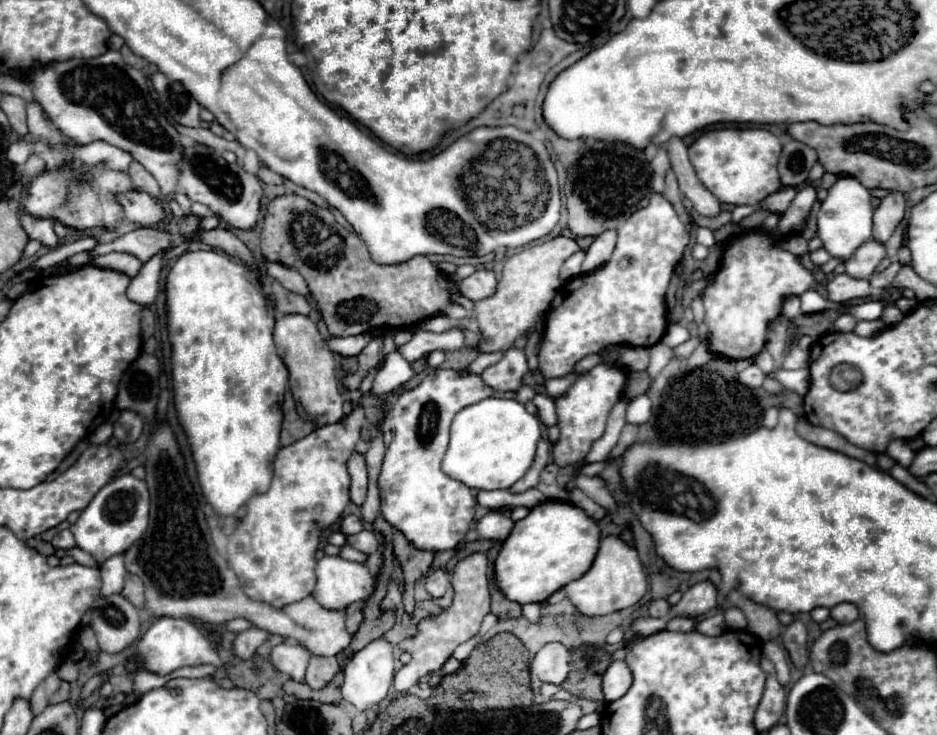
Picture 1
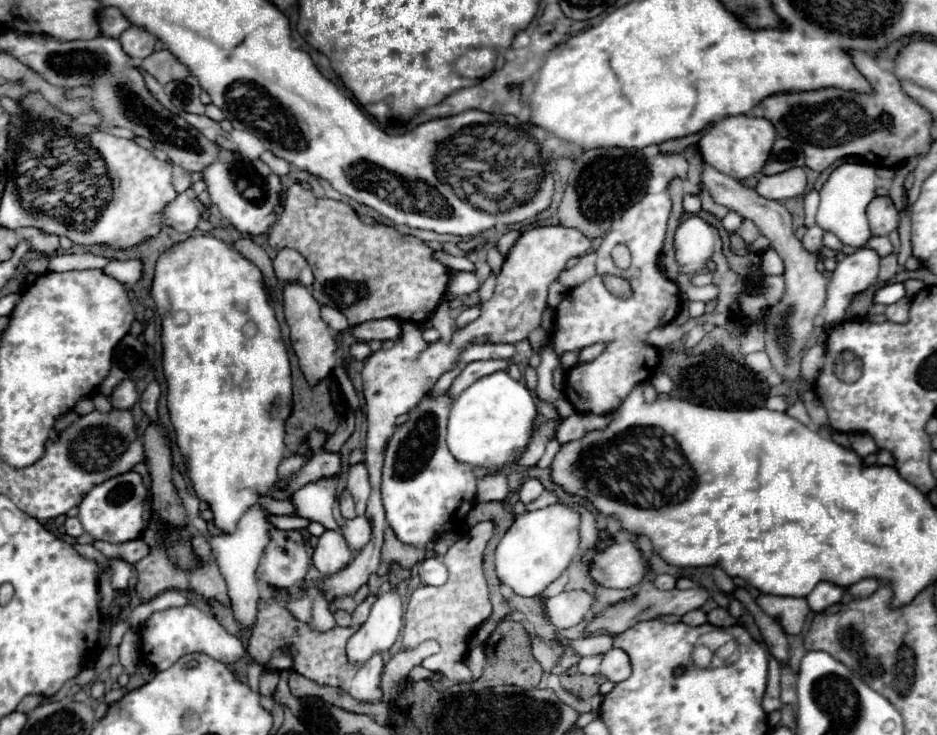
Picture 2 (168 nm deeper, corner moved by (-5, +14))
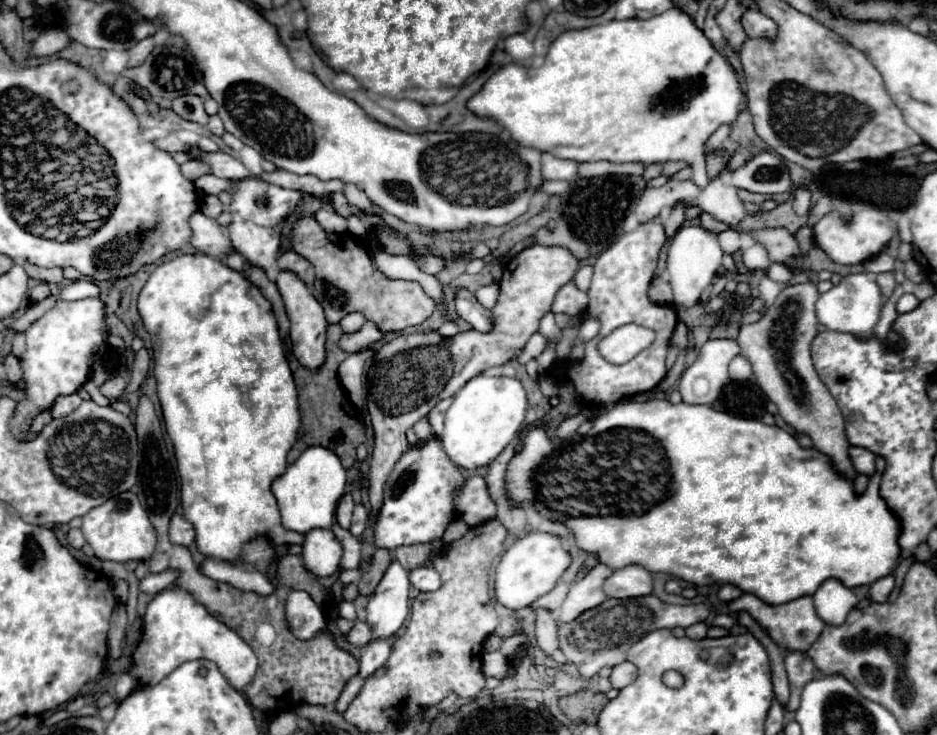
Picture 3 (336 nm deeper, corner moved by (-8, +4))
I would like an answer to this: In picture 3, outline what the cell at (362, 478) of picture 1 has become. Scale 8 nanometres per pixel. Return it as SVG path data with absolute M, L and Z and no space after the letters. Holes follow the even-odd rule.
M363 503L355 505L355 511L353 511L353 523L351 523L351 533L355 537L359 537L363 531L365 531L365 525L367 525L367 509Z

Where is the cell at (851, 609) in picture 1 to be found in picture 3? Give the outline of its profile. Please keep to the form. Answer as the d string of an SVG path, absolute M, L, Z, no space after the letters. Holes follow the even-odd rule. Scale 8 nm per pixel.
M887 575L887 577L875 581L875 583L869 587L867 597L869 597L871 601L875 601L875 603L883 603L883 601L889 599L893 587L895 587L895 579L893 579L893 575Z

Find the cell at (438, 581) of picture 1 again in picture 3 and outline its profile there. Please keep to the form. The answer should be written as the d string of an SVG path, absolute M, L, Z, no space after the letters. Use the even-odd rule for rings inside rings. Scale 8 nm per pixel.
M417 567L409 573L409 581L419 591L437 591L441 587L441 577L433 567Z

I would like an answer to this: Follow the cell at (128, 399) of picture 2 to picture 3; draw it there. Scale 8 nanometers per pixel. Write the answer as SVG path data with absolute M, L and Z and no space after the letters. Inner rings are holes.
M117 375L115 379L109 379L99 391L101 391L111 403L115 403L115 401L119 401L119 397L125 393L125 387L127 387L127 381Z

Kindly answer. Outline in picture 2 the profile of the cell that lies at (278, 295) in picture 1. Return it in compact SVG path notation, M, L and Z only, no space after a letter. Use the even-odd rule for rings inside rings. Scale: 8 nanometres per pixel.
M280 249L278 251L278 255L274 259L274 271L282 283L296 281L302 285L312 285L312 281L314 281L310 265L294 249Z

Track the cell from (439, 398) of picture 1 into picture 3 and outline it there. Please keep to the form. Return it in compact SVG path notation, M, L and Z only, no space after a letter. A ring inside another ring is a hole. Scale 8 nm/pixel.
M429 437L423 445L411 445L395 463L385 483L385 503L375 521L375 547L395 551L401 545L419 545L441 539L445 529L457 519L455 495L463 485L465 477L445 455L441 439Z

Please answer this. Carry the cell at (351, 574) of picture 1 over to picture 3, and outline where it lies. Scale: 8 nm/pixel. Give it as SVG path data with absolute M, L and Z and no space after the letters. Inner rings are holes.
M315 529L305 535L303 561L315 577L333 577L339 571L343 547L335 535L327 529Z

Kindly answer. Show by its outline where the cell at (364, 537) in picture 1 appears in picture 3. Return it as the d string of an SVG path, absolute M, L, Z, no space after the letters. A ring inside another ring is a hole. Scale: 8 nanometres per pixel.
M337 523L331 527L331 531L339 539L339 543L343 545L341 569L355 569L359 565L359 559L361 559L361 541L359 541L359 537L351 535L351 531L339 527Z

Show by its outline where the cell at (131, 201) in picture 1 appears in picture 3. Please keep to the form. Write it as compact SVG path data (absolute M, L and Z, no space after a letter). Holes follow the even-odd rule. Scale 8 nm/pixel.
M195 211L189 219L191 223L191 245L201 251L207 253L211 257L223 257L227 251L231 251L231 241L227 235L227 227L219 225L215 219L205 217L201 211Z

